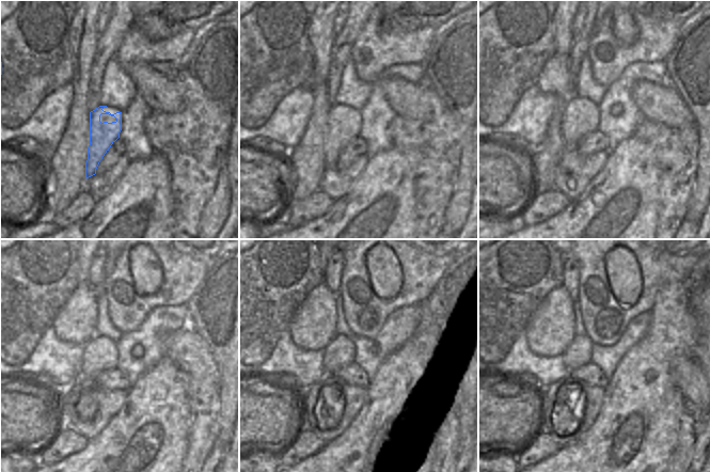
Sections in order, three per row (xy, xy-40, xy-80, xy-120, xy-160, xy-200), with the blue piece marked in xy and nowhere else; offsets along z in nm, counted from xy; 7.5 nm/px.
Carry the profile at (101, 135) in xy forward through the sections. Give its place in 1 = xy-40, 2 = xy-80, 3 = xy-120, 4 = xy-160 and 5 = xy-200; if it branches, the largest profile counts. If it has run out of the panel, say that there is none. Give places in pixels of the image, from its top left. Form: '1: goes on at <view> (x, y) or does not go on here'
1: goes on at xy-40 (340, 134)
2: goes on at xy-80 (576, 124)
3: goes on at xy-120 (96, 360)
4: goes on at xy-160 (335, 356)
5: goes on at xy-200 (579, 352)

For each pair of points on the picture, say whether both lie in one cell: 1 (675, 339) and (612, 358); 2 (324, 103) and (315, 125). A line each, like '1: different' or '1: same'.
1: different
2: same

